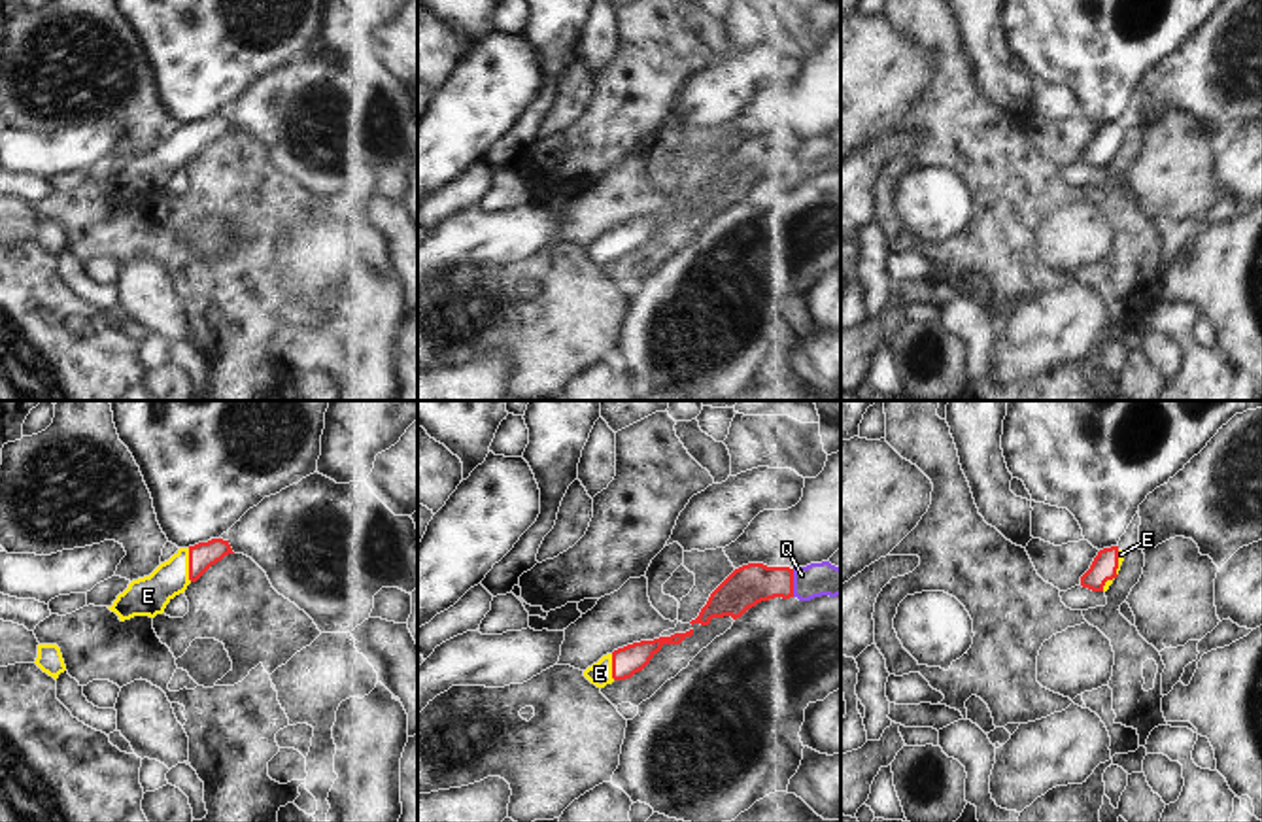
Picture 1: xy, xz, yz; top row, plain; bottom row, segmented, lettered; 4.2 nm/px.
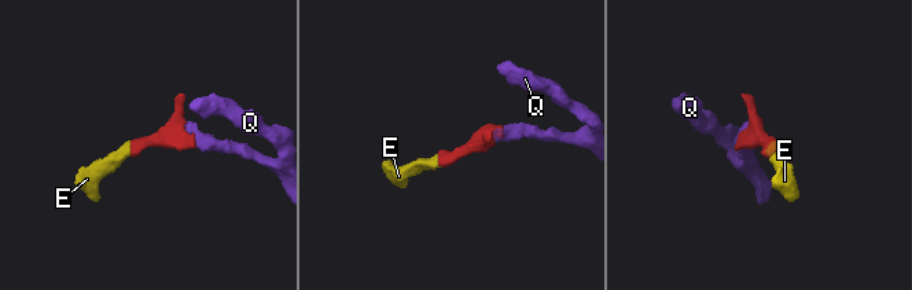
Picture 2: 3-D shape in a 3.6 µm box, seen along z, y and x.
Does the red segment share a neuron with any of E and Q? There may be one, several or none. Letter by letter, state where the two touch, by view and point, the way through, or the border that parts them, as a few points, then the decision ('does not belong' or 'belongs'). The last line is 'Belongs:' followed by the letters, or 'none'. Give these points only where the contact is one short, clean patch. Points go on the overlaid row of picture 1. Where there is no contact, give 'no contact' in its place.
E: meets red in xy at (189, 565); belongs
Q: meets red in xz at (792, 582); runs through xz (747, 586), (752, 582), (792, 582), (818, 579); belongs
Belongs: E, Q

